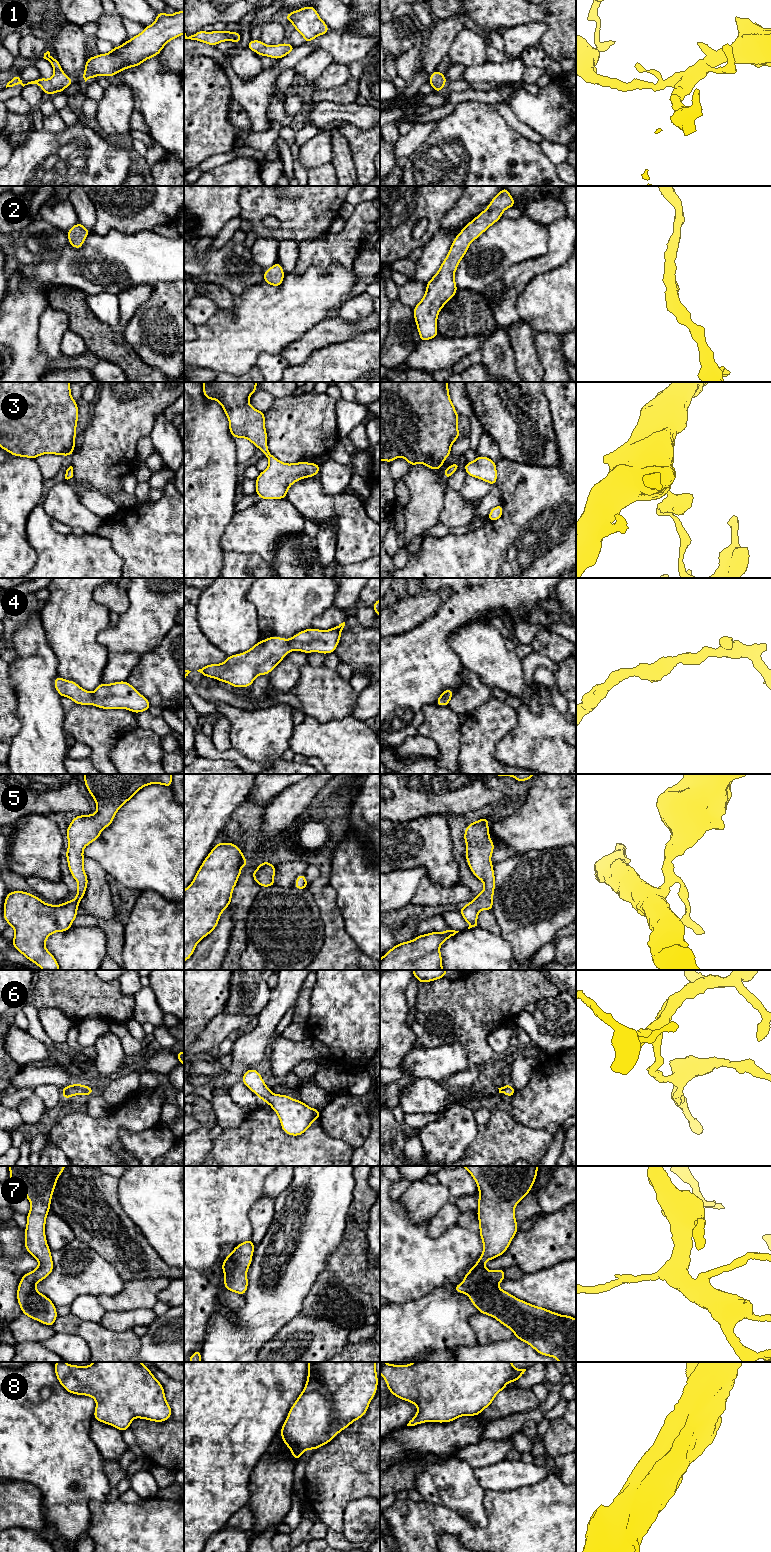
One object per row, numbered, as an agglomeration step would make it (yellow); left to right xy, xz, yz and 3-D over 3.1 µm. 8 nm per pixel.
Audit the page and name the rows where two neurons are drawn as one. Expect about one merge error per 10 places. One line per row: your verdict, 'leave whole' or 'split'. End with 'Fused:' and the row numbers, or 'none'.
1: leave whole
2: leave whole
3: leave whole
4: leave whole
5: leave whole
6: leave whole
7: leave whole
8: leave whole
Fused: none

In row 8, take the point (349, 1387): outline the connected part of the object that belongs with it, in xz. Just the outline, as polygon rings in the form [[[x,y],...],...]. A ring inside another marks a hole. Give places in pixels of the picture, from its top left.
[[[308,1362],[304,1390],[290,1408],[280,1430],[293,1458],[298,1461],[306,1450],[315,1451],[329,1443],[355,1420],[362,1418],[377,1387],[376,1362]]]

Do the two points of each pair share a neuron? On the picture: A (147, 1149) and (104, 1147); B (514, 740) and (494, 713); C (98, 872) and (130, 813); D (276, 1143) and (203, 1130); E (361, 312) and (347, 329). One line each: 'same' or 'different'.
A: different
B: different
C: different
D: different
E: different

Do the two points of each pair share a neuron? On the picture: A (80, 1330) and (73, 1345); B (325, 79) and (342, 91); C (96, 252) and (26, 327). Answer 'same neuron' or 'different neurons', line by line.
A: different neurons
B: different neurons
C: same neuron

